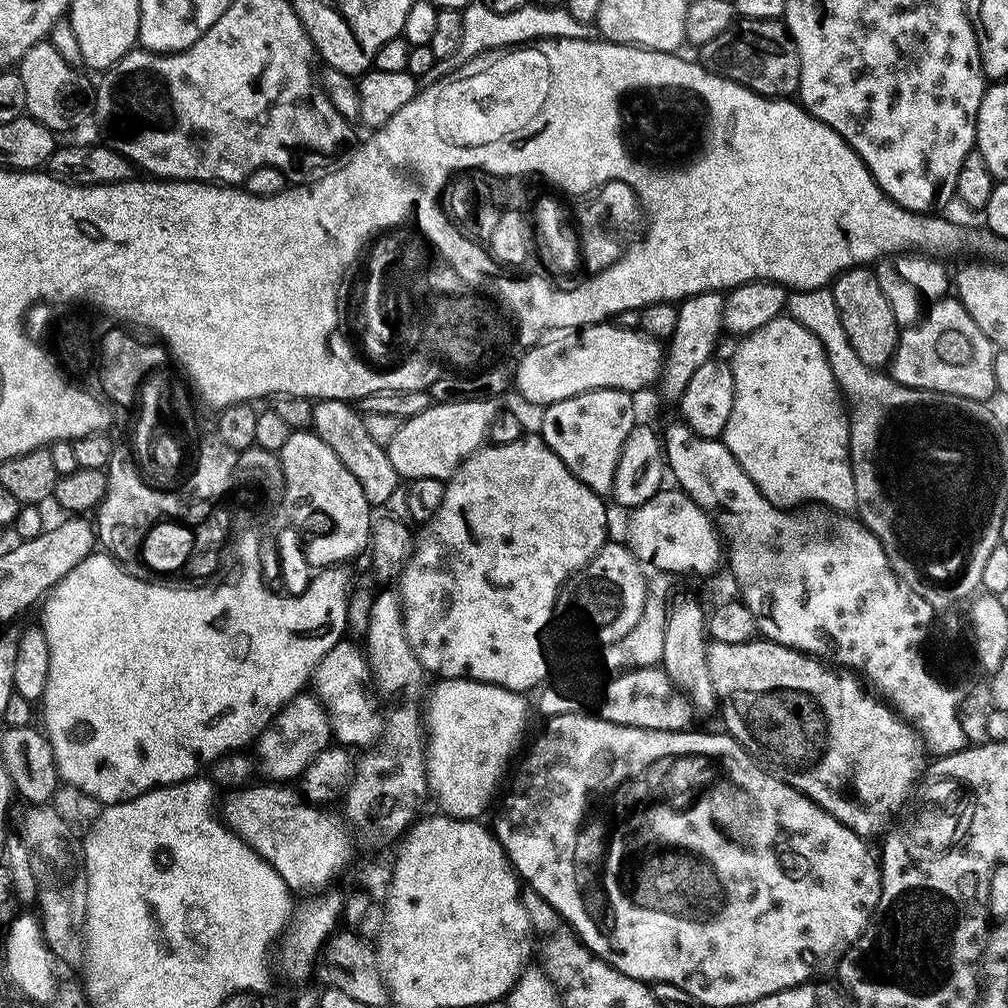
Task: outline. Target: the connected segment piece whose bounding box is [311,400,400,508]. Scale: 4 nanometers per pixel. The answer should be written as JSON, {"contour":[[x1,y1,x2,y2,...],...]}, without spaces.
{"contour":[[319,400,313,403,311,431,316,432,330,446,350,474,357,478,358,484,362,486,362,492,366,494,369,505,373,508,379,508,393,496,398,483,400,483,400,477,390,463,387,449,378,446,378,442,371,440,370,434,367,433,363,415,351,403,343,400]]}

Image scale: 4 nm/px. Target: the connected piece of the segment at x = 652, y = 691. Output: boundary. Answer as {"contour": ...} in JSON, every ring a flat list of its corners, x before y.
{"contour":[[663,667,633,668,613,675,612,681,599,693,600,708,598,714,606,722,622,726,649,728,650,730,670,730,683,732,694,715,692,701,679,691]]}

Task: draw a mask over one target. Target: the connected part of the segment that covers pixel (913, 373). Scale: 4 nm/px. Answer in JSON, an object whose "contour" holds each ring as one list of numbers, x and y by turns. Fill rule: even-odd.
{"contour":[[945,298,936,301,925,311,919,324,915,326,908,326,901,331,900,341,896,343,896,353,892,356,892,363,890,365,890,375,893,379,900,384,905,384,910,388,927,388,930,391,942,392,946,395,961,395,962,398,976,399,980,401,991,401,992,395,997,395,998,389,996,387,996,375,994,374,994,358,996,357,998,349,992,343,991,338,987,336,982,329,978,326,978,322,974,322,974,318,970,318,970,314,965,310,964,305,956,298]]}

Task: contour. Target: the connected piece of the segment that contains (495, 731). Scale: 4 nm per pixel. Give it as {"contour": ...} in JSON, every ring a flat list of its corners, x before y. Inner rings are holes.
{"contour":[[447,678,436,684,426,712,424,708,429,791,447,815,460,820,479,819,524,738,530,706,525,695,496,684]]}

